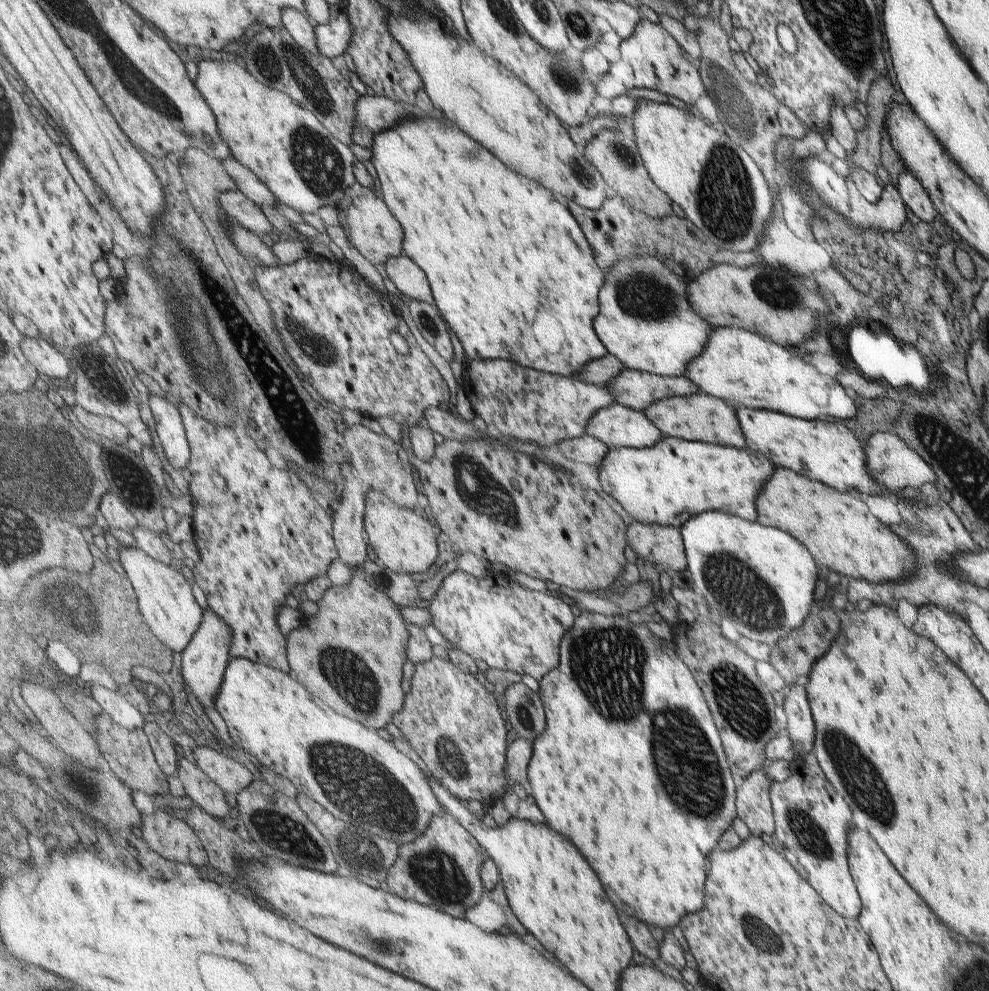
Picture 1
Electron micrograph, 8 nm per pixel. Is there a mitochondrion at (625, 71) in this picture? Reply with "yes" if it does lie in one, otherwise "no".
no

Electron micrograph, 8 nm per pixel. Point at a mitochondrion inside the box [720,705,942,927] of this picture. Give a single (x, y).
(860, 779)

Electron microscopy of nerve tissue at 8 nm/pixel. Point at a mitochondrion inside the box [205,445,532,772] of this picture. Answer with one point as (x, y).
(477, 487)

